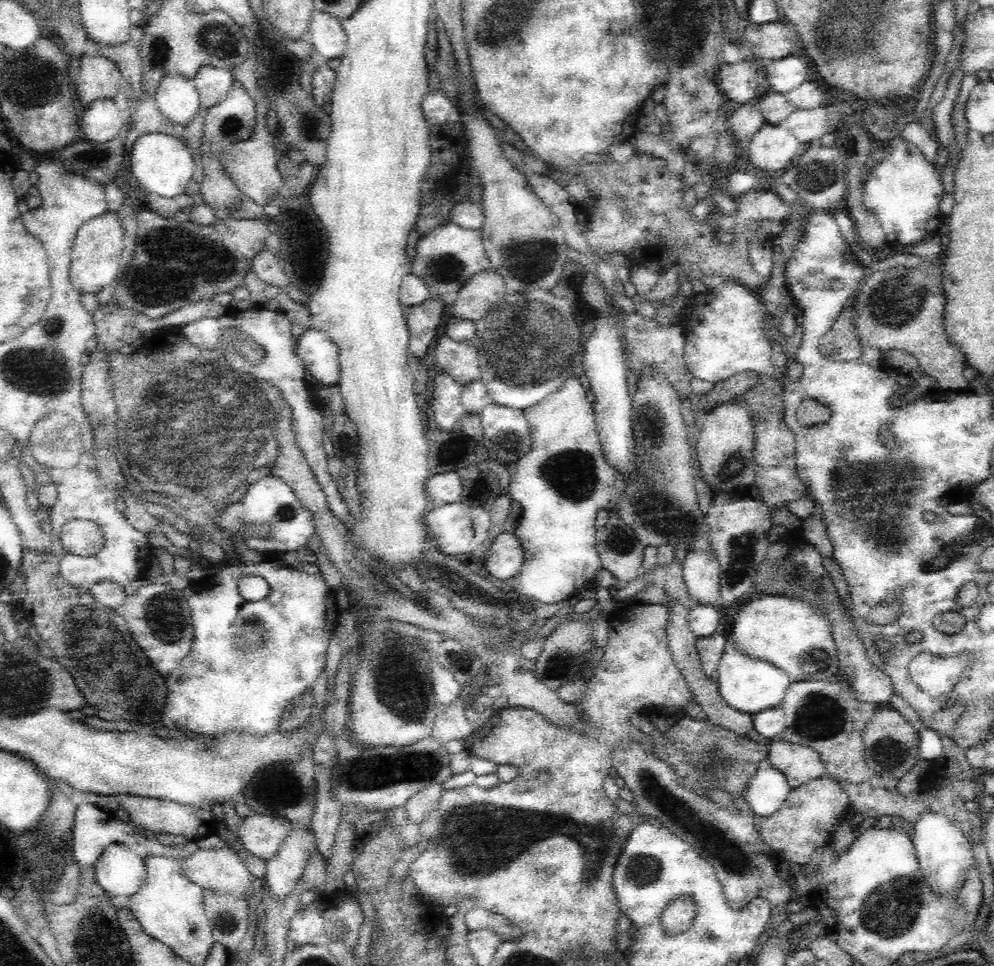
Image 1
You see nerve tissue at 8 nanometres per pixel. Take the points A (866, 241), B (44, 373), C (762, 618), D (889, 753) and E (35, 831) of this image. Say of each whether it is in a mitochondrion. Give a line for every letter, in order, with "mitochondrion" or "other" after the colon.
A: other
B: mitochondrion
C: other
D: mitochondrion
E: other

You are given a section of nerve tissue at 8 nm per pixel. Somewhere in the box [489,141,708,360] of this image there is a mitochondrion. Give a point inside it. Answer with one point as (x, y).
(529, 264)

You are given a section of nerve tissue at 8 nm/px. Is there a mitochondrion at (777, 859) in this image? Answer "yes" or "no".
no

